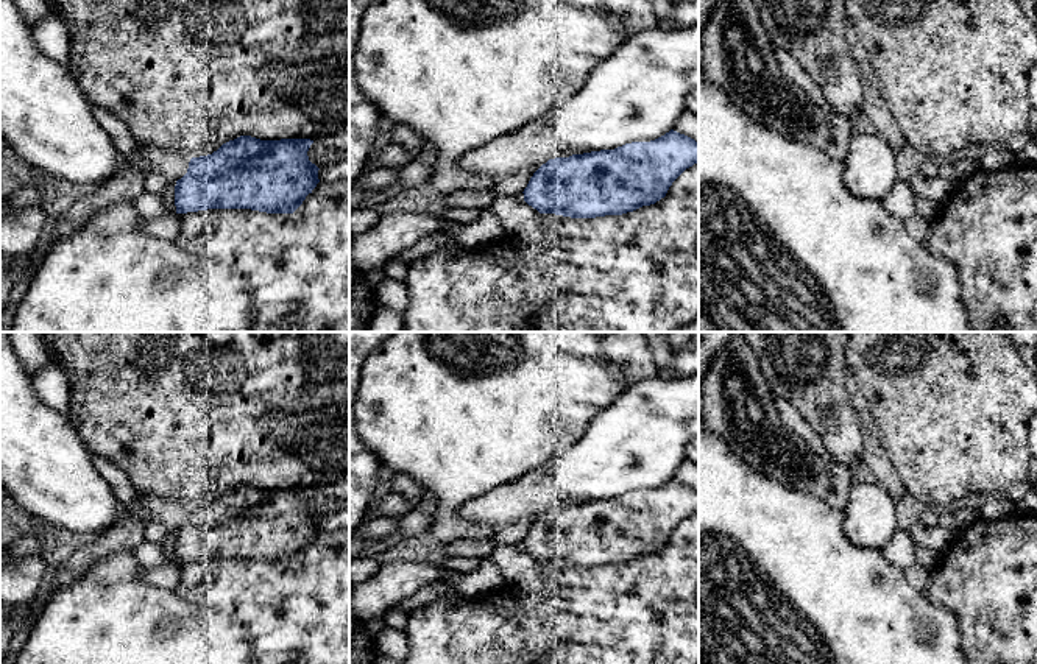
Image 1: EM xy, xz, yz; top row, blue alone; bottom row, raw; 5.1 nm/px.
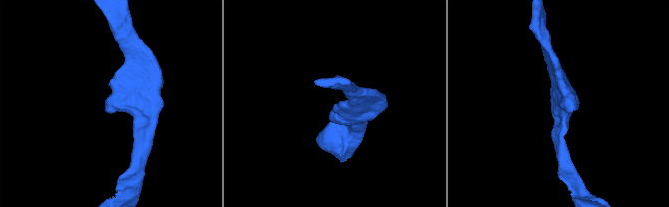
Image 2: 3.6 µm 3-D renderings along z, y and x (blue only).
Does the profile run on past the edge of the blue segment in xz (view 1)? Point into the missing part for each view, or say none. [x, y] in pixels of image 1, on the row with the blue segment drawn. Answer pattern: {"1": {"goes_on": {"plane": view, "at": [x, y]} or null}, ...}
{"1": {"goes_on": null}}

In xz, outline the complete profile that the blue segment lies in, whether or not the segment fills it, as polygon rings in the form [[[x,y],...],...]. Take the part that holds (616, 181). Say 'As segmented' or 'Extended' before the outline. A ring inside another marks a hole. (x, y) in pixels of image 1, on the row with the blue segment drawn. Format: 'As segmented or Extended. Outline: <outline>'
As segmented. Outline: [[[674,129],[650,142],[632,142],[543,164],[524,189],[524,201],[540,214],[571,218],[622,215],[666,196],[672,182],[699,162],[699,142]]]

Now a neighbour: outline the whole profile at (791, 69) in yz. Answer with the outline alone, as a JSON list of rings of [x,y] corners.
[[[775,48],[775,56],[778,59],[781,75],[786,79],[803,89],[822,111],[826,114],[834,114],[833,106],[825,100],[820,87],[811,79],[800,62],[787,50]]]

